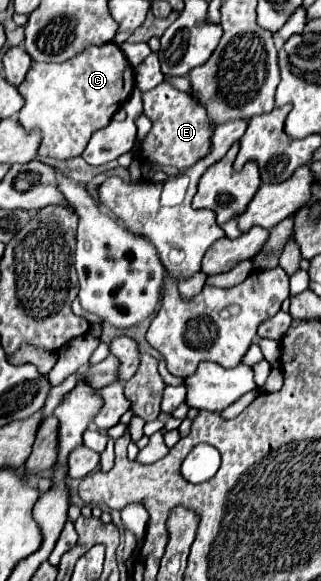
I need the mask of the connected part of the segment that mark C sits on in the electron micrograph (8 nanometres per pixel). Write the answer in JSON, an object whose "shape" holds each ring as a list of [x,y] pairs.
{"shape":[[[104,43],[100,47],[88,47],[80,55],[64,61],[64,63],[34,63],[18,87],[24,97],[24,107],[18,113],[18,121],[24,129],[32,131],[36,127],[42,129],[42,145],[38,157],[54,157],[54,159],[72,159],[82,155],[86,149],[90,135],[102,127],[106,127],[112,115],[124,105],[134,89],[134,67],[128,63],[124,53],[114,43]]]}

